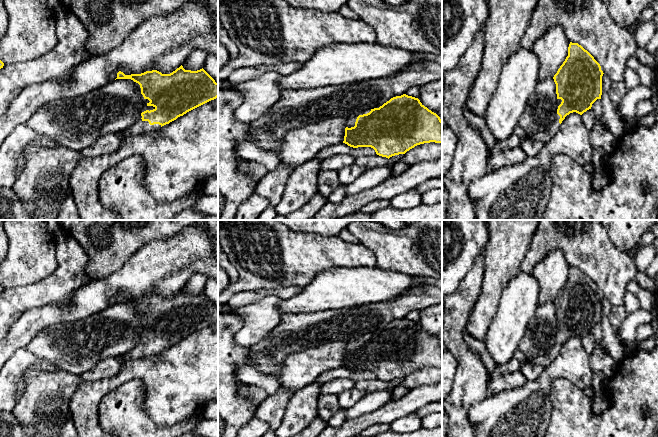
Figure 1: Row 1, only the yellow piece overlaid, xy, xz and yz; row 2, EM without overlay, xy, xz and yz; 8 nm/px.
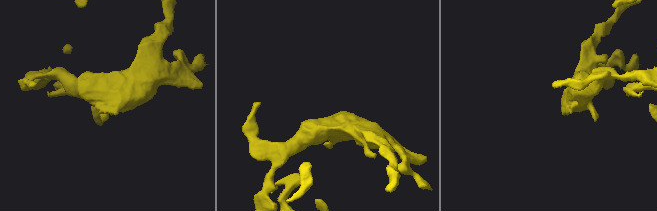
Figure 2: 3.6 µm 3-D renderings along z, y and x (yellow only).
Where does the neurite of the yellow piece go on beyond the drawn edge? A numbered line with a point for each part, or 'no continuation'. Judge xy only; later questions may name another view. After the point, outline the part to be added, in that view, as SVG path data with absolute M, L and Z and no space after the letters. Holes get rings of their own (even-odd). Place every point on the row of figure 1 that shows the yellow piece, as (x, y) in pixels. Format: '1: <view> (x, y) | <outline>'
1: xy (145, 107) | M144 99L144 101L143 101L143 104L144 104L144 106L143 106L143 108L142 108L142 112L144 112L144 111L146 111L146 110L153 110L153 109L155 109L155 107L153 107L153 106L148 106L147 104L149 103L150 101L148 100L148 99Z

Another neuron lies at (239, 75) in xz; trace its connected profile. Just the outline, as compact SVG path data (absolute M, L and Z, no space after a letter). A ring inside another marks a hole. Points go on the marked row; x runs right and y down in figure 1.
M288 62L288 63L278 63L273 65L247 66L233 71L229 75L227 80L232 83L241 83L247 80L252 80L259 75L271 71L280 73L283 76L285 76L294 73L295 71L300 69L302 65L303 63L299 63L299 62Z

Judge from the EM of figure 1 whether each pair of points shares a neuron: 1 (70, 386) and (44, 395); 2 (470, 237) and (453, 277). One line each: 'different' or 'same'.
1: same
2: same

